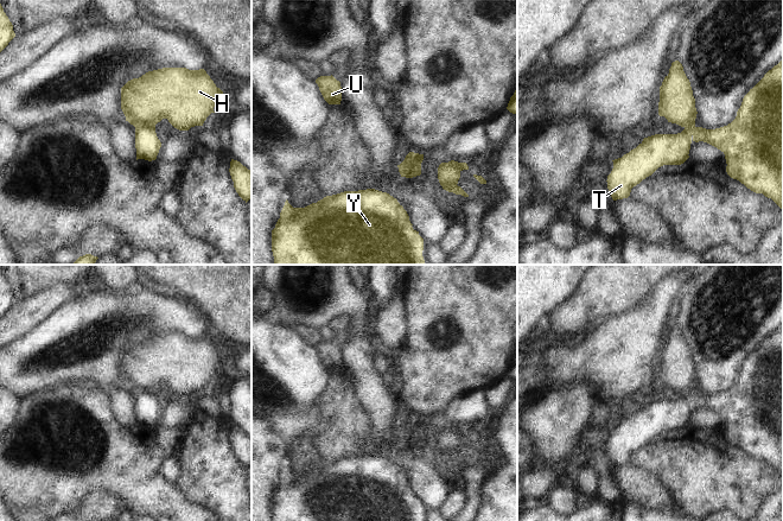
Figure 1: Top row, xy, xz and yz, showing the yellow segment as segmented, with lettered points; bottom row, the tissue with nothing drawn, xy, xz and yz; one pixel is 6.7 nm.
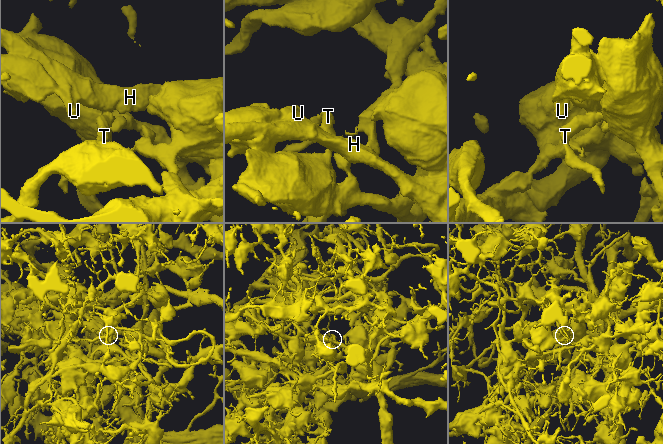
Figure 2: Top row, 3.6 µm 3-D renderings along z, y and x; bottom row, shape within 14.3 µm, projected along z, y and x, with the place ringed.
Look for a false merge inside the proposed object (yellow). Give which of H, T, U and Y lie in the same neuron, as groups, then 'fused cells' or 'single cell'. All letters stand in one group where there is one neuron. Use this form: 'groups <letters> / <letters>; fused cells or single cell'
groups H U / T Y; fused cells

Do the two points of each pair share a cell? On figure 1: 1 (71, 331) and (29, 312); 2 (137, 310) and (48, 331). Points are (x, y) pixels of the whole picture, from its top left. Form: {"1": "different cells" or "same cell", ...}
{"1": "different cells", "2": "same cell"}

